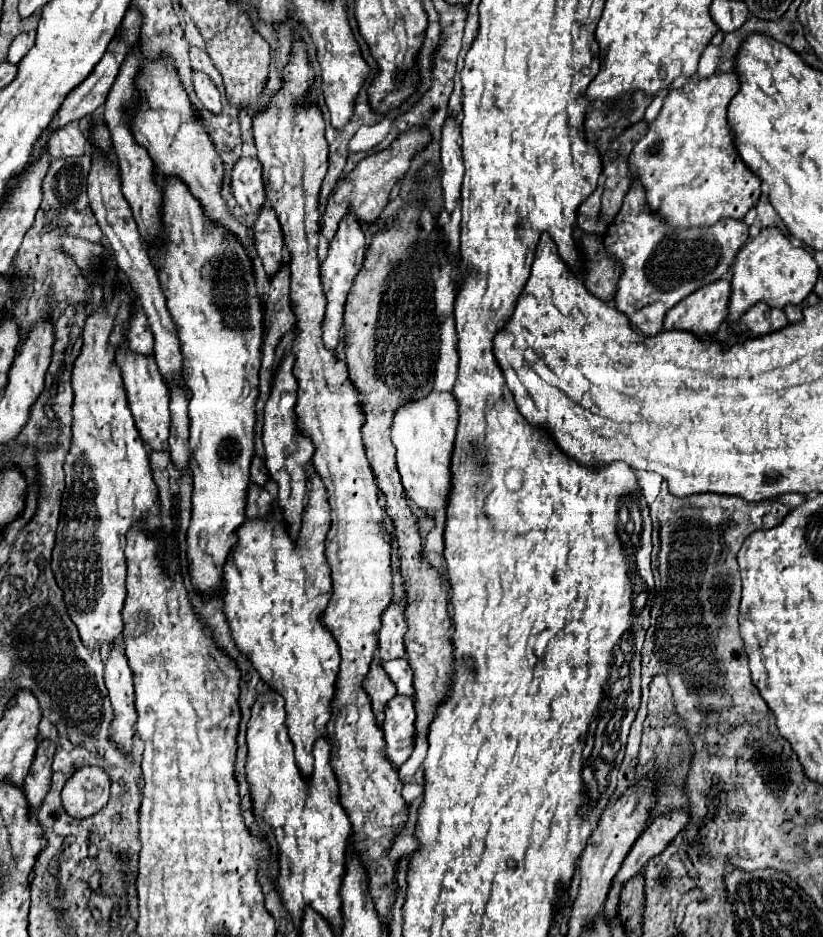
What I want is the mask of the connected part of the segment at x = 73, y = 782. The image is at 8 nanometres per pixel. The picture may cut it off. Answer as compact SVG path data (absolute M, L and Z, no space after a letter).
M85 766L67 780L61 800L73 818L89 818L107 804L109 792L109 774L99 766Z

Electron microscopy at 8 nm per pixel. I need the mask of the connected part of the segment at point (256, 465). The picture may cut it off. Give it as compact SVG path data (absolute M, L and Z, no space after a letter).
M253 456L253 460L251 460L251 478L253 478L253 482L261 482L261 486L267 480L267 470L259 456Z

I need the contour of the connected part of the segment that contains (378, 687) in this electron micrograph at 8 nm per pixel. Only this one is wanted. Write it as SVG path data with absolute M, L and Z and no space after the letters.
M375 658L371 662L371 670L369 670L369 674L363 682L363 688L371 698L377 724L381 726L383 720L385 720L385 704L387 704L389 698L393 698L397 694L397 690L393 686L393 682L389 682L389 676L385 674L385 670L381 670L381 660L379 658Z

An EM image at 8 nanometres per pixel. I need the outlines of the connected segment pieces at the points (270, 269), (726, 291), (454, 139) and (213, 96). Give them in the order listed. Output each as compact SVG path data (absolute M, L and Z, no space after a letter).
M263 206L255 218L253 238L255 238L255 250L259 258L263 260L265 272L271 276L279 270L281 266L281 250L283 250L283 232L281 224L277 220L277 214L269 208Z
M721 278L689 294L665 316L665 330L689 330L701 338L713 336L729 312L731 282Z
M449 114L443 124L443 134L441 134L441 164L443 164L441 186L445 194L445 210L449 214L453 212L455 202L459 198L463 170L465 170L461 148L459 148L459 138L461 138L461 124L455 118L455 114Z
M193 70L193 86L195 86L195 92L197 92L201 104L207 110L211 110L211 112L221 110L221 94L207 74L203 74L199 70Z

